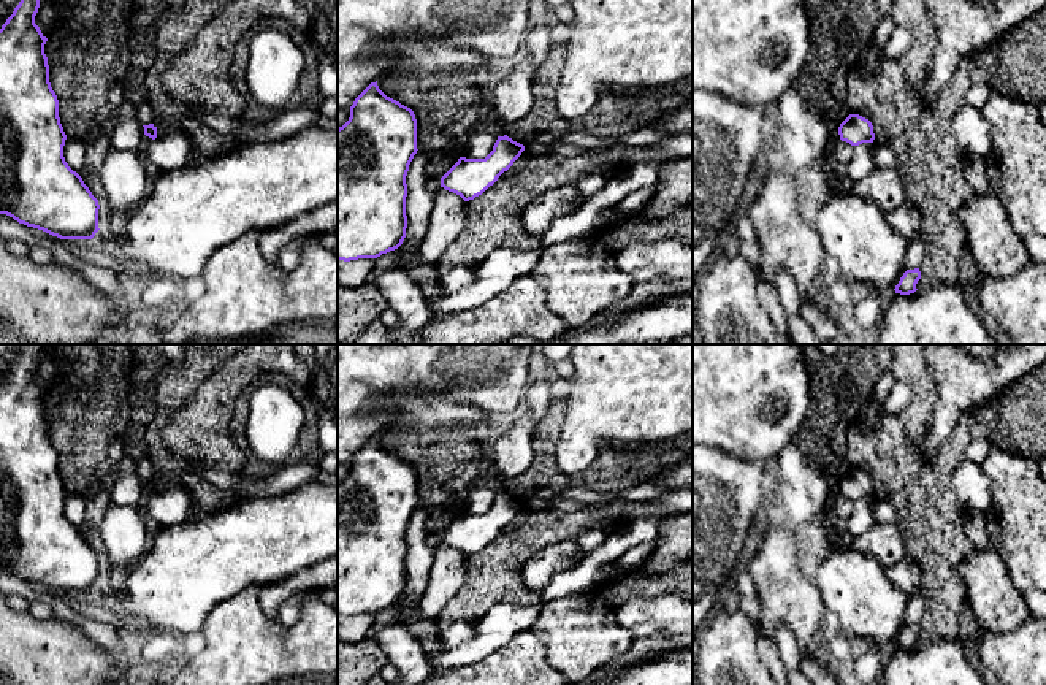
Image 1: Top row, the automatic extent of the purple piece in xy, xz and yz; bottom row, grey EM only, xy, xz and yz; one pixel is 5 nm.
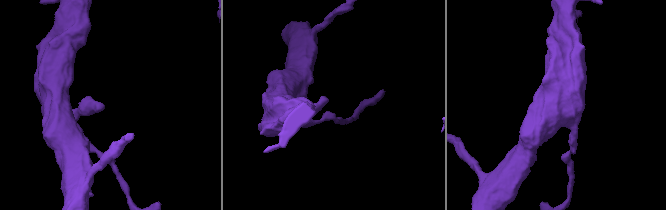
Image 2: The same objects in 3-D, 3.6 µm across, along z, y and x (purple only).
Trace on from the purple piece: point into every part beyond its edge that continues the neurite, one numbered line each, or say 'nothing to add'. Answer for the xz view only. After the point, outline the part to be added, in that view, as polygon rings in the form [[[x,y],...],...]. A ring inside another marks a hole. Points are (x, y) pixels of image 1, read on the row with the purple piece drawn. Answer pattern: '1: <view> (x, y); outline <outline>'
nothing to add

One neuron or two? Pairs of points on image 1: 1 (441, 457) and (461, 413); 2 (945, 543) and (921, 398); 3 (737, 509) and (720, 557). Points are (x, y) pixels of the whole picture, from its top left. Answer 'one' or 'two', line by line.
1: two
2: one
3: one

